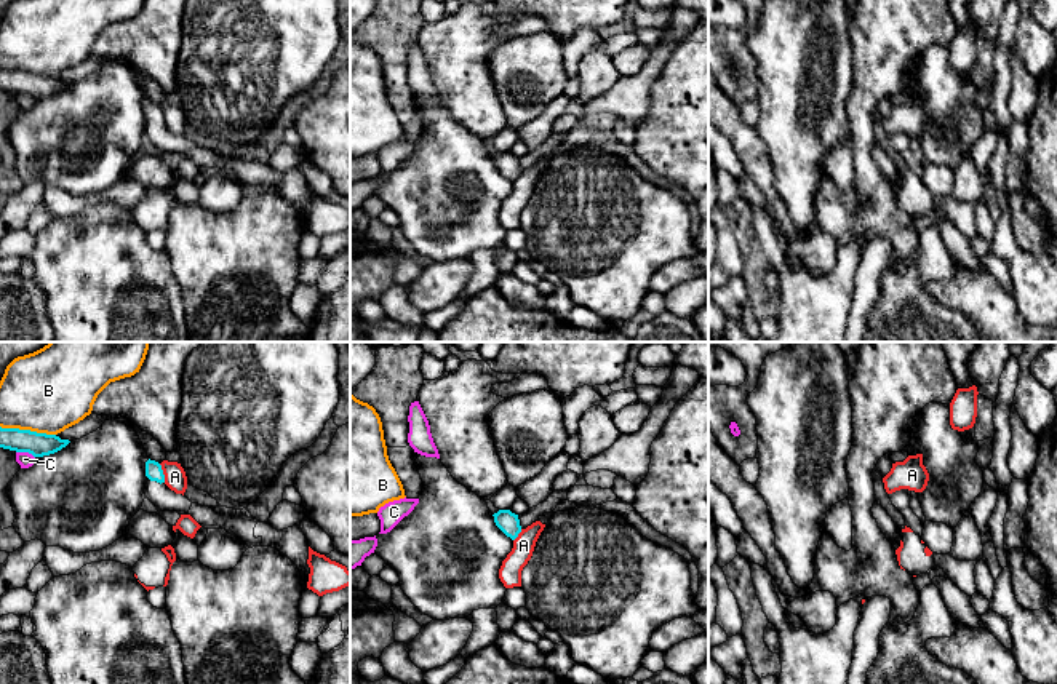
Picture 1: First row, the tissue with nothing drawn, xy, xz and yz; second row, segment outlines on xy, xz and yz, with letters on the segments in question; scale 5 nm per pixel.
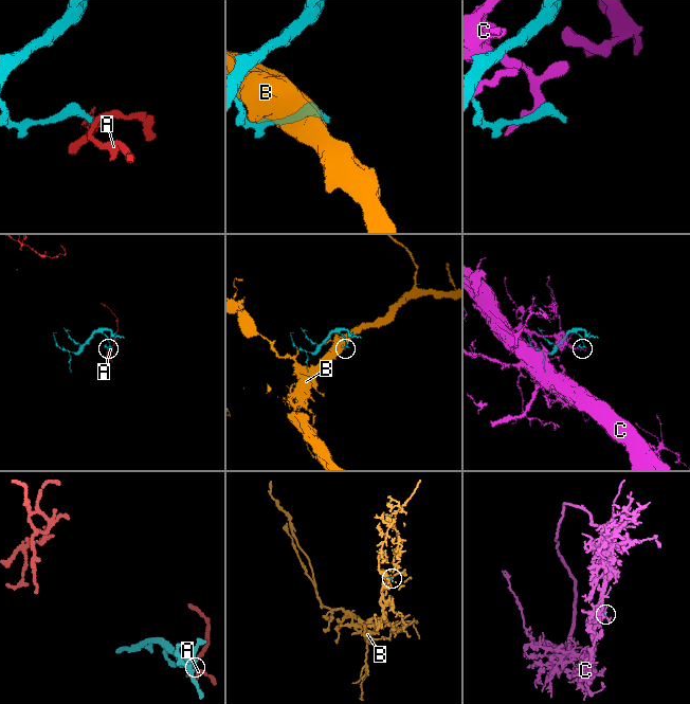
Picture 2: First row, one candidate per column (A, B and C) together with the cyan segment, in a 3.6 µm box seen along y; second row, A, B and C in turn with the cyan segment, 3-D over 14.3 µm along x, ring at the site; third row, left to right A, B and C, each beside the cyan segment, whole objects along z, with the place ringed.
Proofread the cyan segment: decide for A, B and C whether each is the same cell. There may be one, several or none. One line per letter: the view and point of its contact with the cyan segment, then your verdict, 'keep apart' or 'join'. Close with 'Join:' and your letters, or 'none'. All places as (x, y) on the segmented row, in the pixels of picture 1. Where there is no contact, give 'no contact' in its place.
A: meets cyan in xy at (162, 473); keep apart
B: meets cyan in xy at (27, 430); keep apart
C: meets cyan in xy at (26, 451); keep apart
Join: none

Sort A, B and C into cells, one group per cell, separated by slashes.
A / B / C

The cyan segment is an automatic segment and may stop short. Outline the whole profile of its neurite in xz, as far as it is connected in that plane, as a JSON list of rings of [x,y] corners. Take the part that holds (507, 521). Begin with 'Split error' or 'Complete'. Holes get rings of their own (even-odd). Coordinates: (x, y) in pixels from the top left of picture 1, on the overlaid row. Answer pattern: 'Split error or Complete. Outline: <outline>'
Complete. Outline: [[[499,510],[493,515],[496,526],[512,540],[518,537],[521,532],[518,515],[512,513],[510,510]]]

